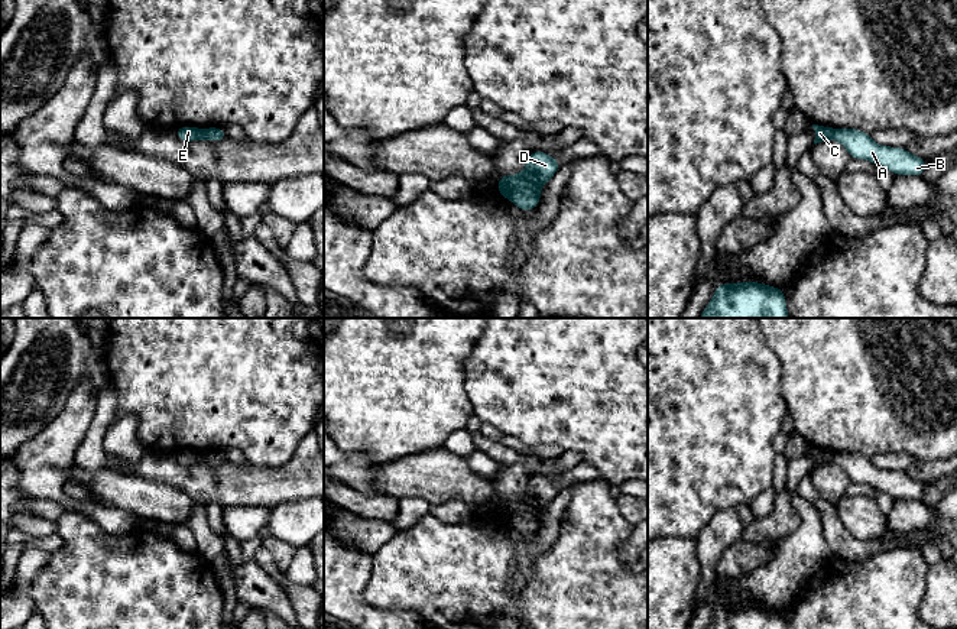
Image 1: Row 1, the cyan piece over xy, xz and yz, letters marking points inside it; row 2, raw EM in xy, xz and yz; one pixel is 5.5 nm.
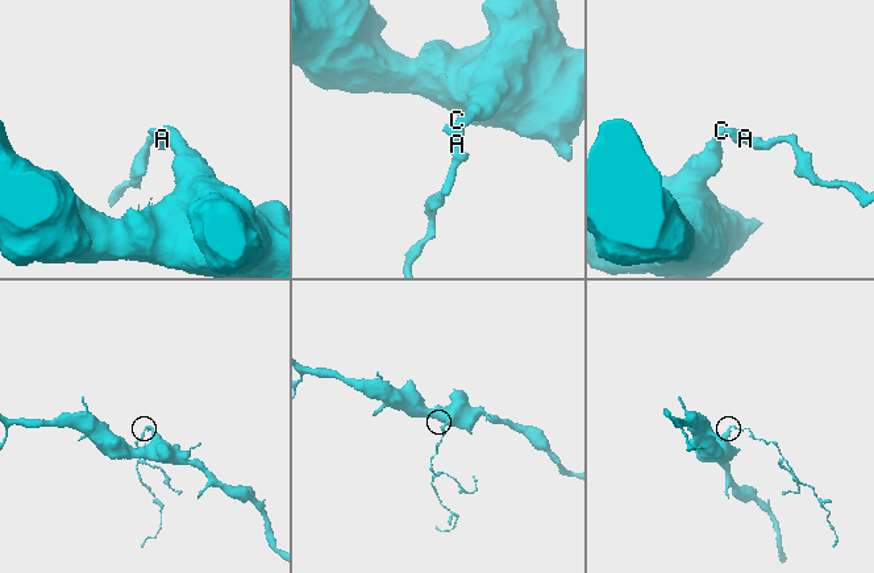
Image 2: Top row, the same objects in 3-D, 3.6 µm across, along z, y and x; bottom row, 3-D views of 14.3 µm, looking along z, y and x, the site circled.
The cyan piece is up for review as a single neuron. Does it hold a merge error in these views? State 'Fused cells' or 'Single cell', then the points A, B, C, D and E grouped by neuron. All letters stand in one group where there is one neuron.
Fused cells. Groups: A B E / C D

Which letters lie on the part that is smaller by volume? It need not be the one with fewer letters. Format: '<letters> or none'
A, B, E

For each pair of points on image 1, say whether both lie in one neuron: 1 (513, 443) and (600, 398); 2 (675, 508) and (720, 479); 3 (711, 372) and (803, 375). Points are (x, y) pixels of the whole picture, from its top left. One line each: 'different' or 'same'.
1: different
2: same
3: different

